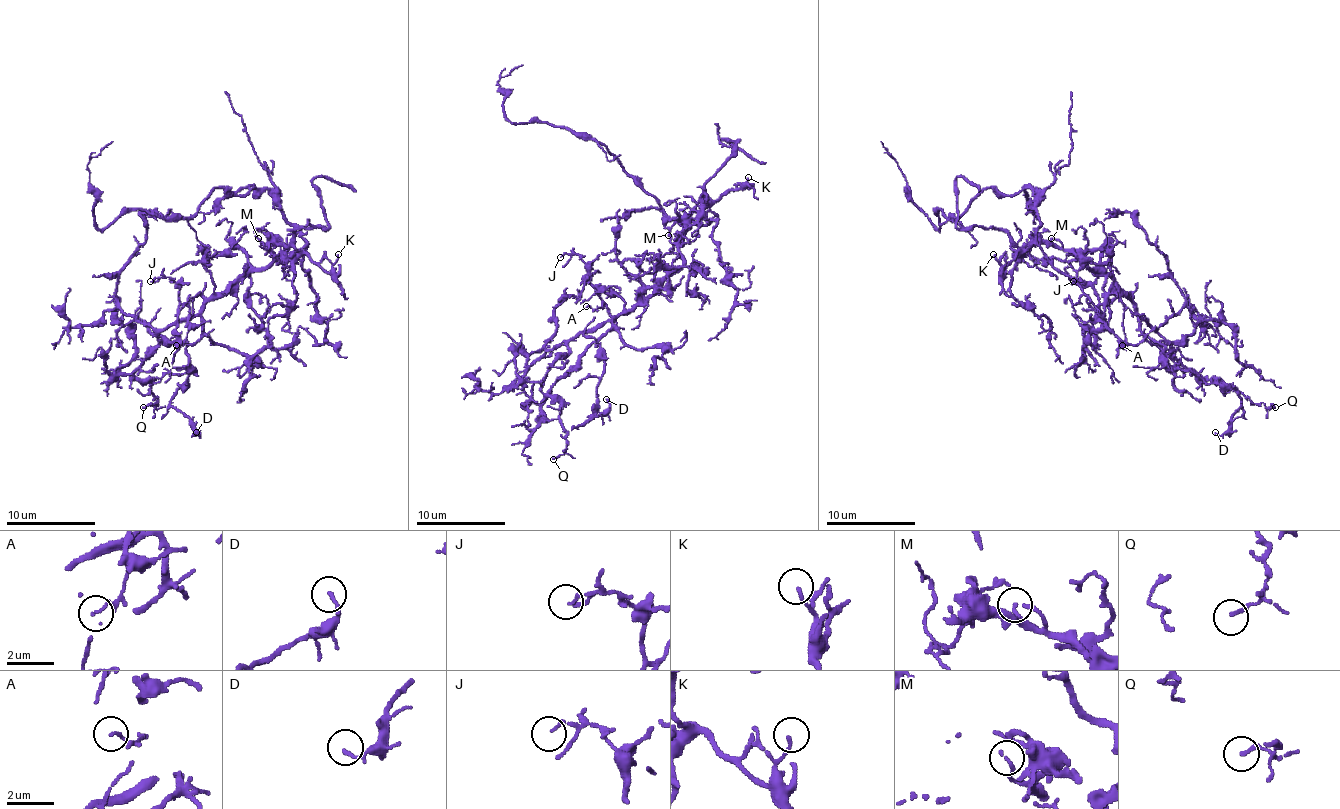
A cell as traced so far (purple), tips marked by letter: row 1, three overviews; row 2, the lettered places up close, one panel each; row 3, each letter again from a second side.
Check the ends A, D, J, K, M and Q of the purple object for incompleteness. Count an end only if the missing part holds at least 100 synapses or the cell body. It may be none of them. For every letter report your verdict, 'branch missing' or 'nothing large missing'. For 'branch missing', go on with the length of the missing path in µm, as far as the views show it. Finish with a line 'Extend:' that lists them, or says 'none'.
A: nothing large missing
D: nothing large missing
J: nothing large missing
K: nothing large missing
M: nothing large missing
Q: nothing large missing
Extend: none

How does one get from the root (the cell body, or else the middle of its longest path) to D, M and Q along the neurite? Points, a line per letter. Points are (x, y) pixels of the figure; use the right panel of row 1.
D: (1020, 247), (1051, 243), (1102, 269), (1133, 303), (1164, 365), (1231, 385), (1240, 407), (1215, 432)
M: (1020, 247), (1033, 243), (1053, 243), (1058, 247), (1051, 238)
Q: (1020, 247), (1051, 243), (1102, 269), (1187, 367), (1275, 407)

